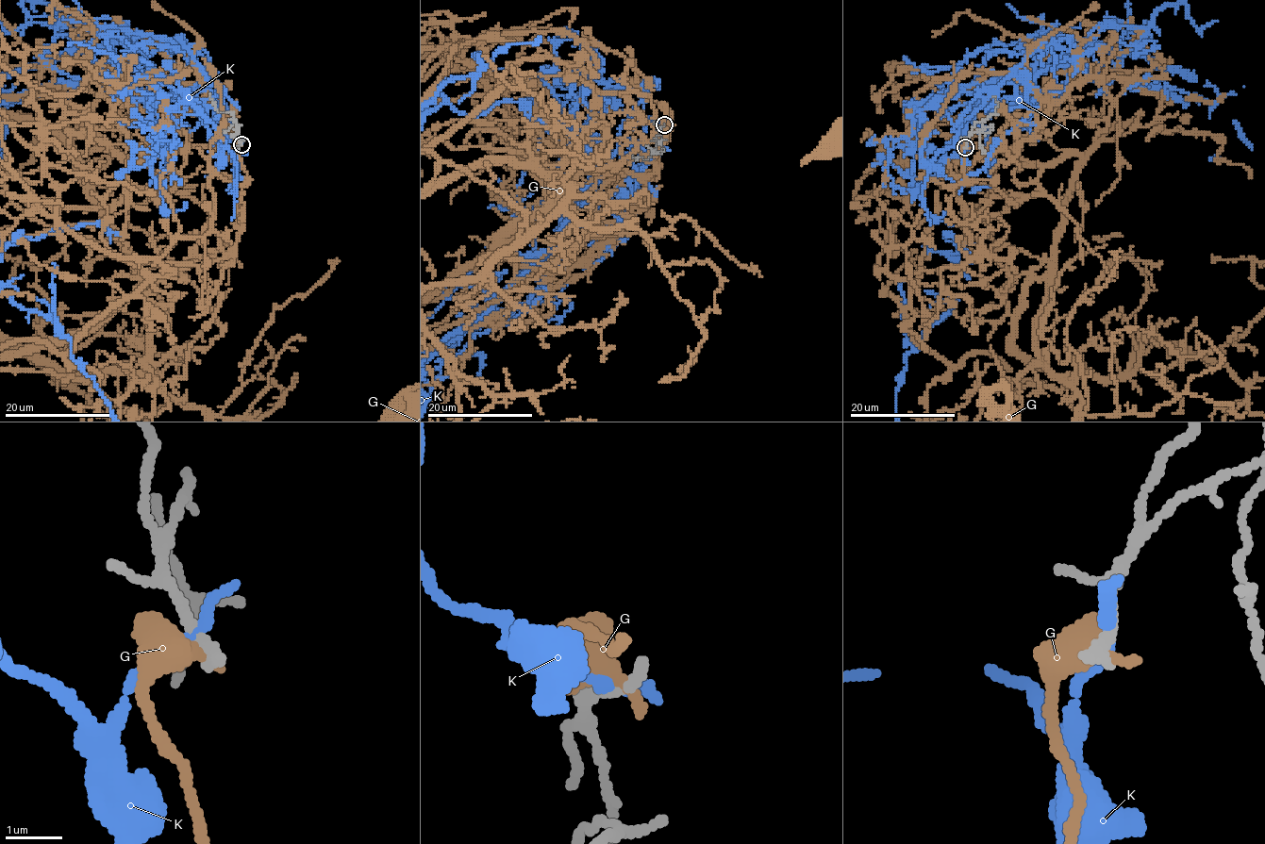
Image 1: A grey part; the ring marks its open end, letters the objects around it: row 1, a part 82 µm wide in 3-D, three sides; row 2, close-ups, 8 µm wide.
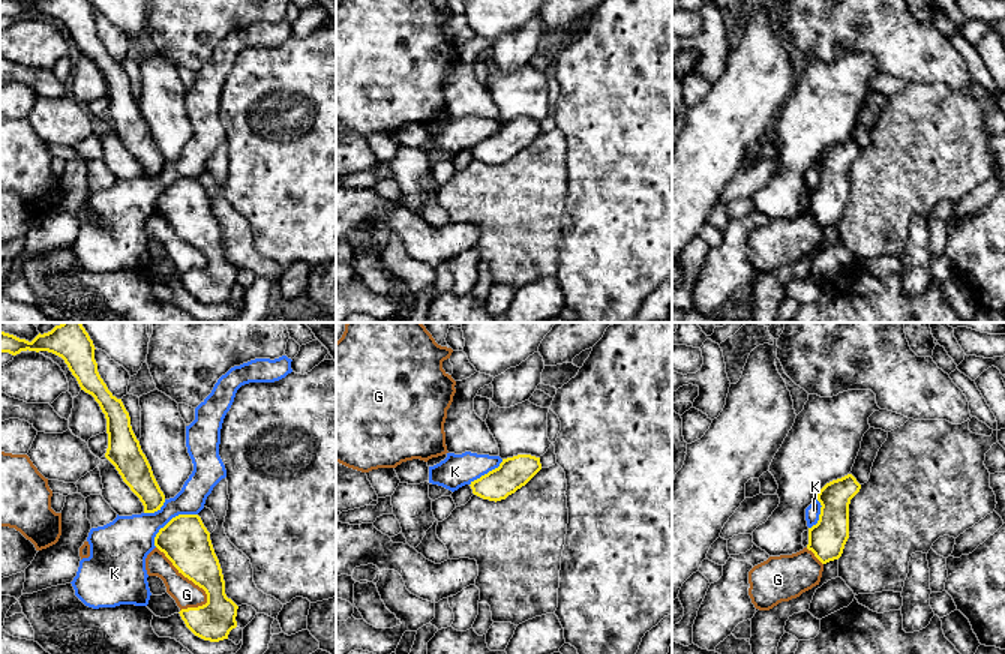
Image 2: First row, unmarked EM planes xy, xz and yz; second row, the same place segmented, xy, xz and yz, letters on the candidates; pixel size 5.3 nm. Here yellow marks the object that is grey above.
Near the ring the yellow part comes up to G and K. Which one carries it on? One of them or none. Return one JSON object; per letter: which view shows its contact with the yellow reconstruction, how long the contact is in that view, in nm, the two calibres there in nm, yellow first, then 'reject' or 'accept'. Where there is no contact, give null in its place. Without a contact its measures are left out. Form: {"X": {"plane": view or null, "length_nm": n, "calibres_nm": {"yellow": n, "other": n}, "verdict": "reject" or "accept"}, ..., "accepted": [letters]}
{"G": {"plane": "xy", "length_nm": 420, "calibres_nm": {"yellow": 260, "other": 140}, "verdict": "reject"}, "K": {"plane": "xy", "length_nm": 300, "calibres_nm": {"yellow": 260, "other": 260}, "verdict": "reject"}, "accepted": []}

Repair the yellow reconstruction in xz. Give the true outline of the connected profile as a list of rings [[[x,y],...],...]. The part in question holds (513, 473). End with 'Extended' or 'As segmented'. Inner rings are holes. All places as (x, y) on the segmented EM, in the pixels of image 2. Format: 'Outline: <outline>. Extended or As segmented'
Outline: [[[518,454],[502,459],[498,468],[471,482],[470,486],[474,495],[496,502],[525,486],[540,470],[540,458]]]. As segmented

